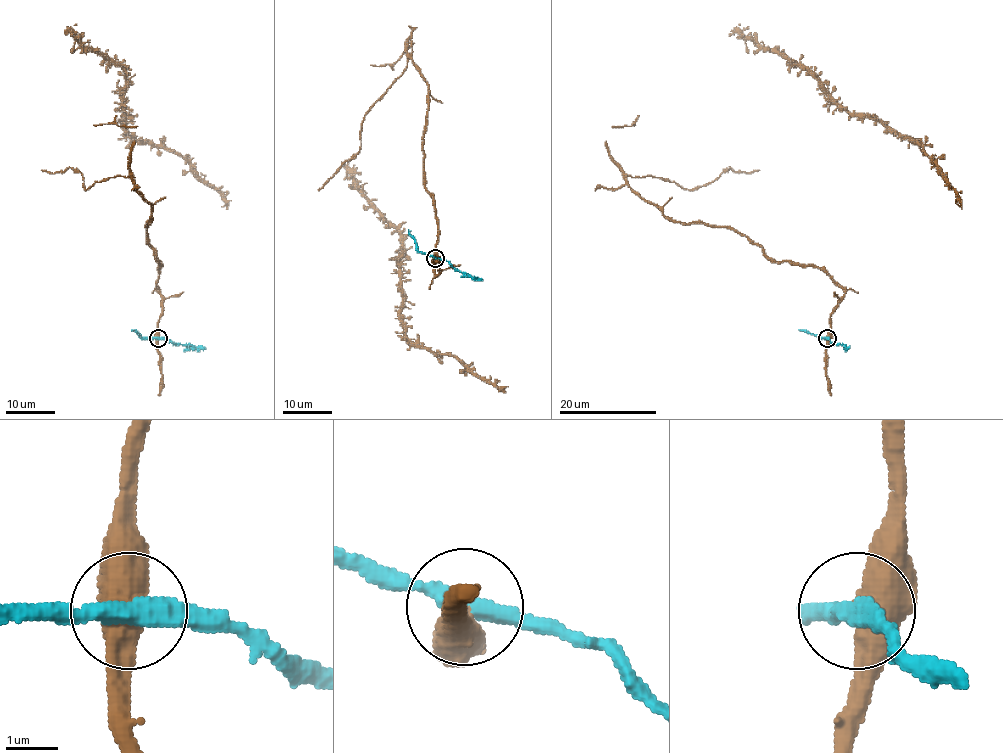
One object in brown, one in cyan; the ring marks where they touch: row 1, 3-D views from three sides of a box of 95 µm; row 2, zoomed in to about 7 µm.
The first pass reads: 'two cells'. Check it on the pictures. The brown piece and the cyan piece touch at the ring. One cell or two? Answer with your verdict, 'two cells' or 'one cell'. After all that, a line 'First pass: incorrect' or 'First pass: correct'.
two cells
First pass: correct

